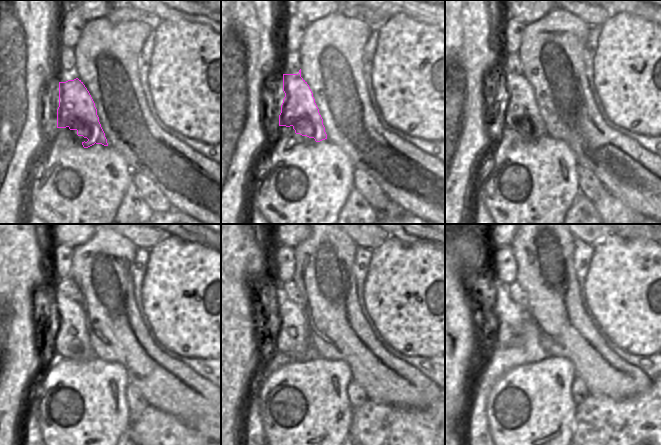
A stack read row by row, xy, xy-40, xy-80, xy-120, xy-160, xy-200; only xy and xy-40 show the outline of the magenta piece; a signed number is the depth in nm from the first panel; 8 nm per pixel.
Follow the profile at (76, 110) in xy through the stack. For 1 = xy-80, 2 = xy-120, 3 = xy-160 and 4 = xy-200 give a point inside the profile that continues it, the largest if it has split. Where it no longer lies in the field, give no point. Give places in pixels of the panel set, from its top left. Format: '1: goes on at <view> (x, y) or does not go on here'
1: goes on at xy-80 (520, 113)
2: goes on at xy-120 (70, 339)
3: goes on at xy-160 (292, 337)
4: goes on at xy-200 (509, 319)

